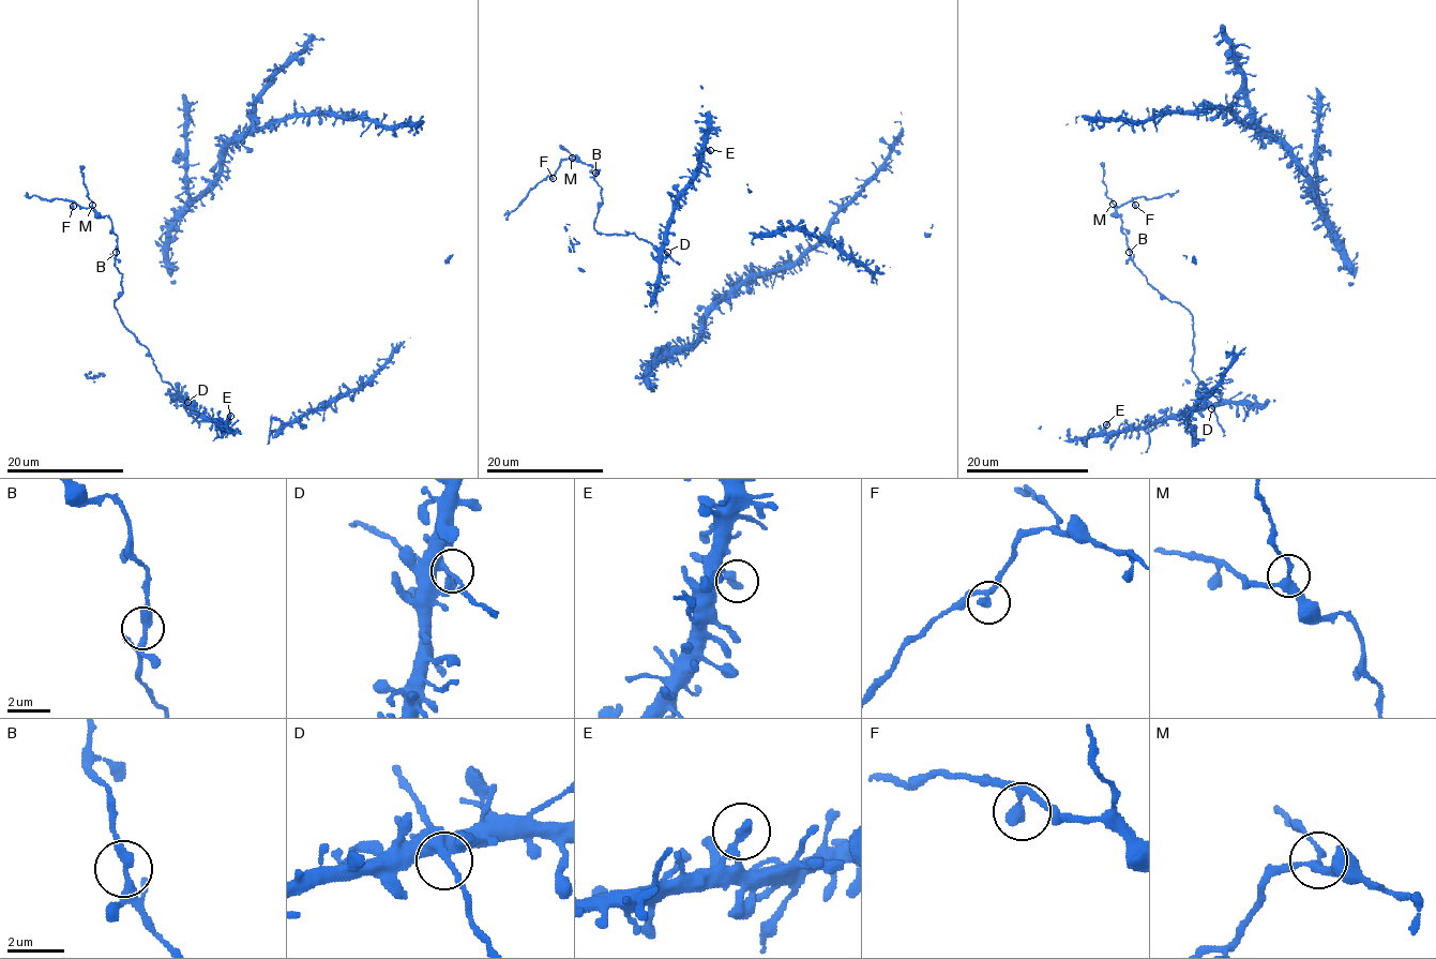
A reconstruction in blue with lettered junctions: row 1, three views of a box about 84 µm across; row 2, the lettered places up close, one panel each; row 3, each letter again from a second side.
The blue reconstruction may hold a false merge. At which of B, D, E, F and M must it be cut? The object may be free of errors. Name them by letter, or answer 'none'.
none

